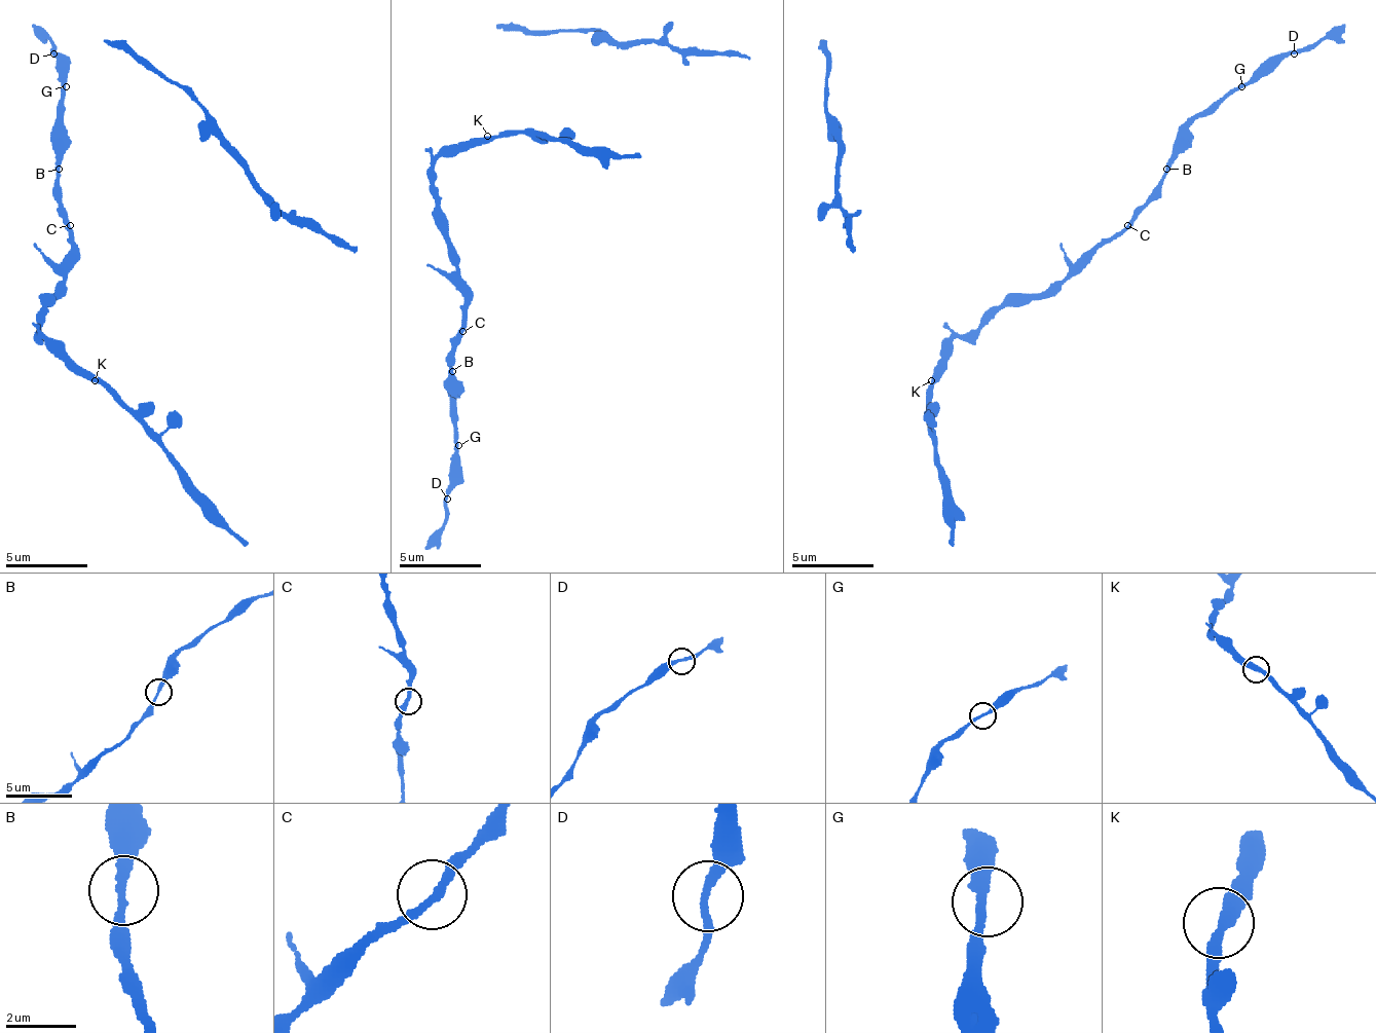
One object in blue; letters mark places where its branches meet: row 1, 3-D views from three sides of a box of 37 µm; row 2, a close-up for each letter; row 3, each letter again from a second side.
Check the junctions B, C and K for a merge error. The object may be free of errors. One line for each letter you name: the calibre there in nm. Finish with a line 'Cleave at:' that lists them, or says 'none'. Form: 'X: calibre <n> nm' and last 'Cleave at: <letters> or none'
Cleave at: none

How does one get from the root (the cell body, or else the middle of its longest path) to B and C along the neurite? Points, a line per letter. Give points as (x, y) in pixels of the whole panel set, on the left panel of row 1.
B: (99, 376), (86, 376), (41, 335), (45, 306), (70, 254), (66, 209), (58, 200), (58, 168)
C: (99, 376), (86, 376), (41, 335), (45, 306), (53, 298), (62, 279), (62, 262), (70, 254), (70, 225)

